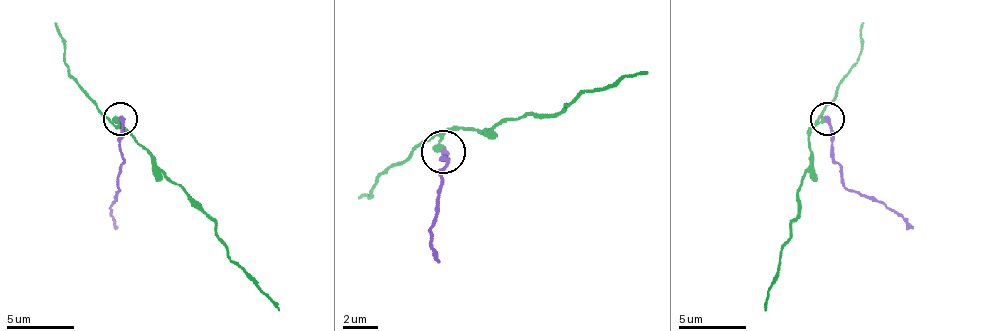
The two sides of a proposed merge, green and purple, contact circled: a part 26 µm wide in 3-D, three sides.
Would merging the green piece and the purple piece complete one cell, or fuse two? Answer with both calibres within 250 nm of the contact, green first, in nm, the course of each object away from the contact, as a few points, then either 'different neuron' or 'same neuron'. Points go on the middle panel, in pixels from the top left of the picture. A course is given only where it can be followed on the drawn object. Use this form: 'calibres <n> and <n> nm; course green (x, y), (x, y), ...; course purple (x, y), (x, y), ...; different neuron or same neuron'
calibres 340 and 320 nm; course green (444, 148), (448, 131), (492, 131), (505, 118), (557, 113), (578, 92), (648, 70); course purple (444, 152), (431, 235), (440, 261); different neuron

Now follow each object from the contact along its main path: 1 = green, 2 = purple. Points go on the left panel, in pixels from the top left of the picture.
1: (121, 118), (124, 128), (158, 168), (209, 219), (225, 252), (279, 310)
2: (121, 118), (121, 158), (111, 209), (118, 229)

